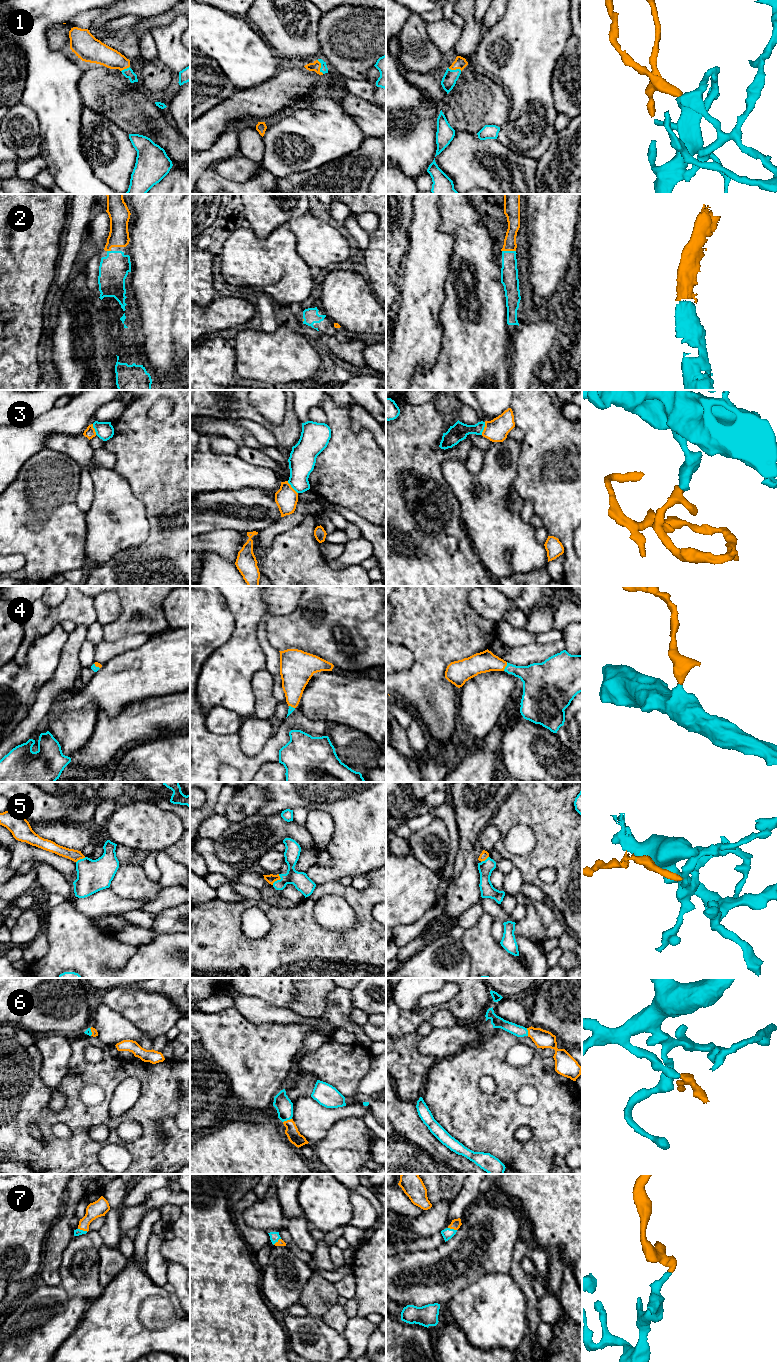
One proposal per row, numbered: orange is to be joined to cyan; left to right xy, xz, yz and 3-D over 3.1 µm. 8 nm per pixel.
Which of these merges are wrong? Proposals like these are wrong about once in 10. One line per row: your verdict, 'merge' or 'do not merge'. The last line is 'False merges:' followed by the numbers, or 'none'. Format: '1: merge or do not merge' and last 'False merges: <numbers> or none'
1: merge
2: merge
3: do not merge
4: merge
5: do not merge
6: merge
7: merge
False merges: 3, 5

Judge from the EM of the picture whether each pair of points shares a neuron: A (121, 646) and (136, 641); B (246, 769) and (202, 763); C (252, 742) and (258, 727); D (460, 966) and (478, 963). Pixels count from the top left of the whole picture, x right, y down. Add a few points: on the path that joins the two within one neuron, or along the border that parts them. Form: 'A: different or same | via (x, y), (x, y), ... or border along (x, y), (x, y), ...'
A: same | via (125, 644), (132, 642)
B: same | via (235, 758), (213, 758)
C: same | via (253, 738), (253, 734), (256, 731)
D: different | border along (461, 942), (469, 955), (471, 967)

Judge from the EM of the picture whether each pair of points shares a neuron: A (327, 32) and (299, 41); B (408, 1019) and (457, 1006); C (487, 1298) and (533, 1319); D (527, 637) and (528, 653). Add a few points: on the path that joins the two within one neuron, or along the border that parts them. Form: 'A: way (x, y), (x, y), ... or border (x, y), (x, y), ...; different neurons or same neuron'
A: border (323, 14), (318, 30), (318, 57); different neurons
B: way (420, 1017), (428, 1014), (434, 1008), (445, 1006); same neuron
C: border (523, 1293), (526, 1299), (526, 1319), (528, 1325); different neurons
D: border (534, 641), (528, 644), (506, 646); different neurons

